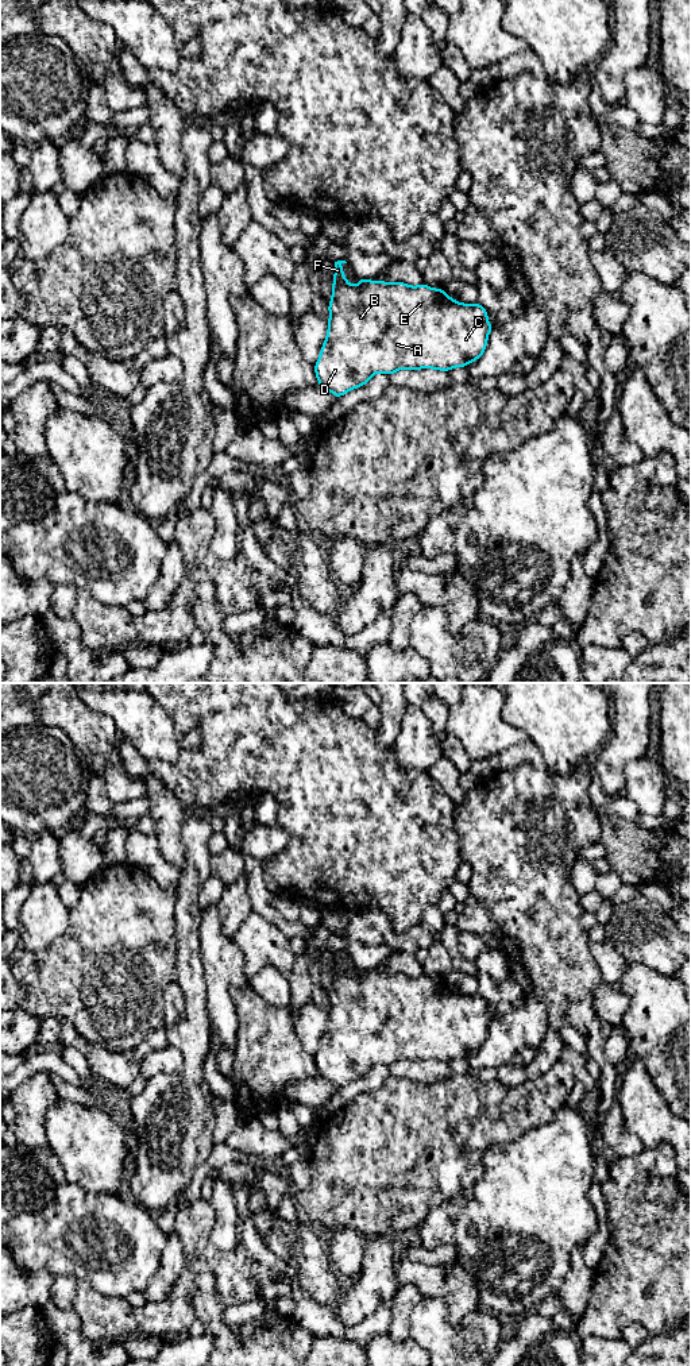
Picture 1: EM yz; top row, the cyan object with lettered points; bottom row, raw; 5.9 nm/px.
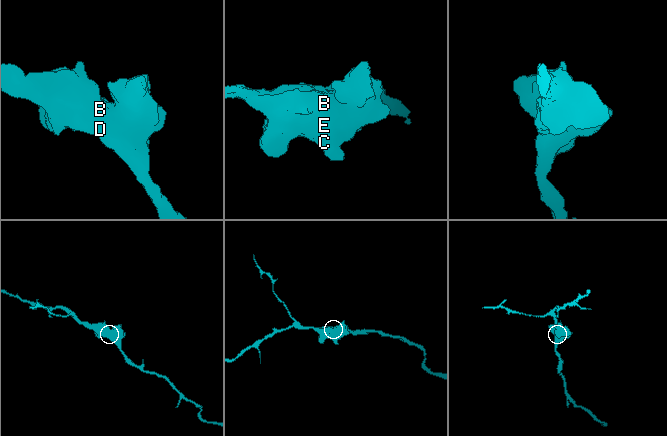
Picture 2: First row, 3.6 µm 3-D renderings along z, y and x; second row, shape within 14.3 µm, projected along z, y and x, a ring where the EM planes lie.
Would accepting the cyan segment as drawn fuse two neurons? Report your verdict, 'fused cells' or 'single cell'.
single cell

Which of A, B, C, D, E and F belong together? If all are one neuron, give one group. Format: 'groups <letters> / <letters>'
groups A B C D E F

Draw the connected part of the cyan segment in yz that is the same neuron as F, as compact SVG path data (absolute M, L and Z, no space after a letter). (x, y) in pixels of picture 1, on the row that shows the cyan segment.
M335 262L328 332L314 364L319 386L329 390L336 400L366 385L375 373L391 375L402 368L435 368L448 373L453 367L464 368L485 354L494 325L487 321L489 312L479 302L467 305L453 301L444 289L433 289L425 283L409 286L401 281L387 283L359 278L359 283L352 286L343 274L343 263L347 262Z

